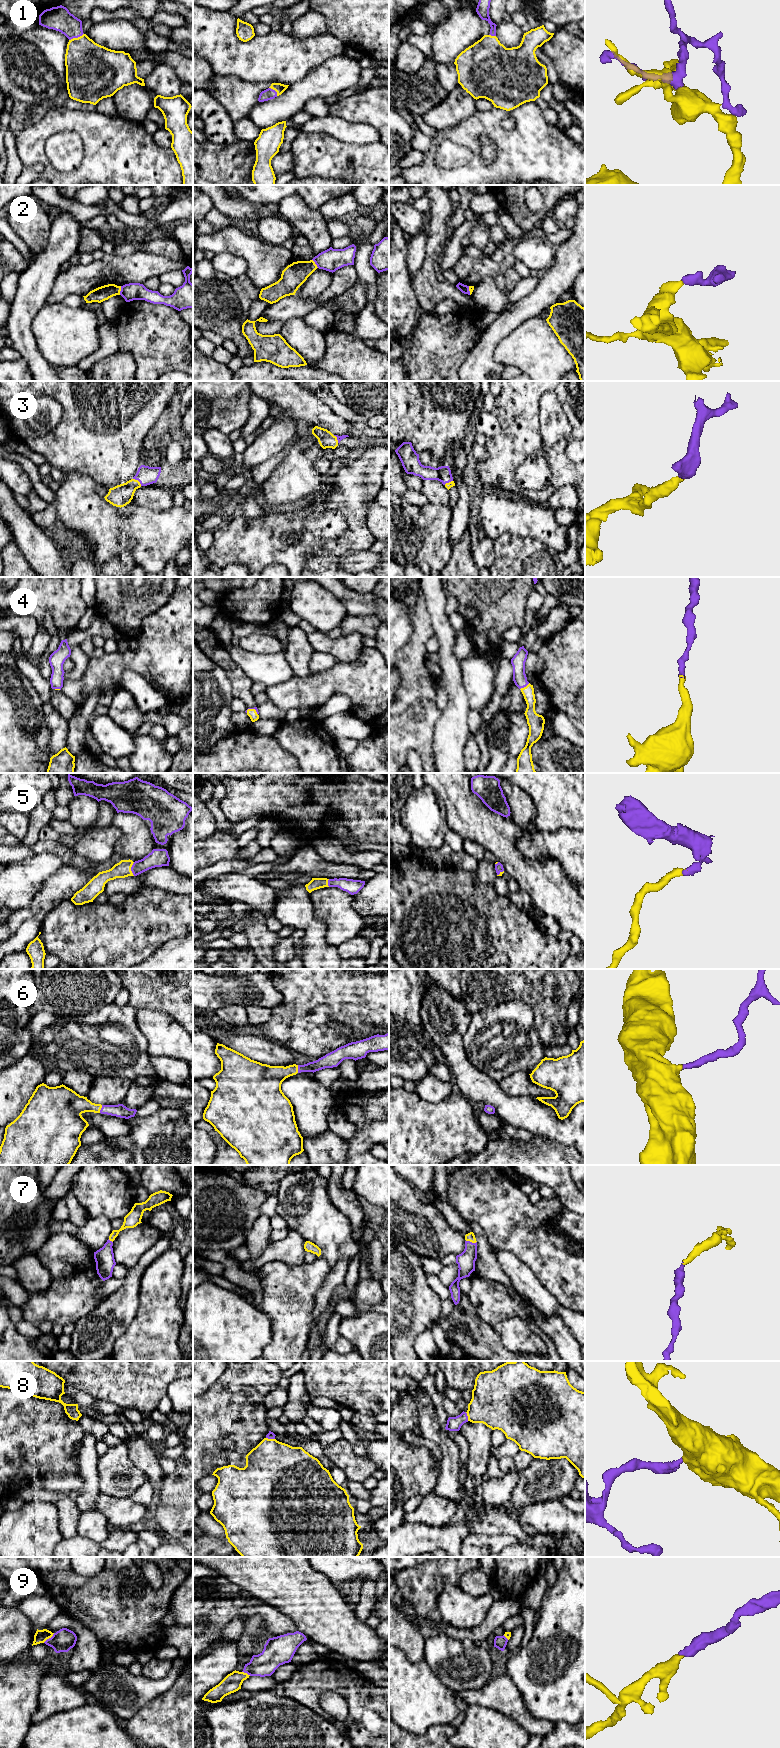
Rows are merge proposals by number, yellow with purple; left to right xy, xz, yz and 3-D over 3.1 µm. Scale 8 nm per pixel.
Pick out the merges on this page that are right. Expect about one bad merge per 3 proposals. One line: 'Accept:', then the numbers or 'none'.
Accept: 1, 3, 4, 5, 6, 7, 8, 9

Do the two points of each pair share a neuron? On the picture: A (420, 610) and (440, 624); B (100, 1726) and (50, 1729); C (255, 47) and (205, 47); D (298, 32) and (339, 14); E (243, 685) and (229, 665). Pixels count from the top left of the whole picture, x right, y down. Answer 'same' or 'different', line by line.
A: different
B: same
C: same
D: different
E: same

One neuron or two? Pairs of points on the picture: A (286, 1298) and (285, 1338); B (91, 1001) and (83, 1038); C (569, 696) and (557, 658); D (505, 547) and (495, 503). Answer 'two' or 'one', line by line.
A: one
B: two
C: one
D: two

